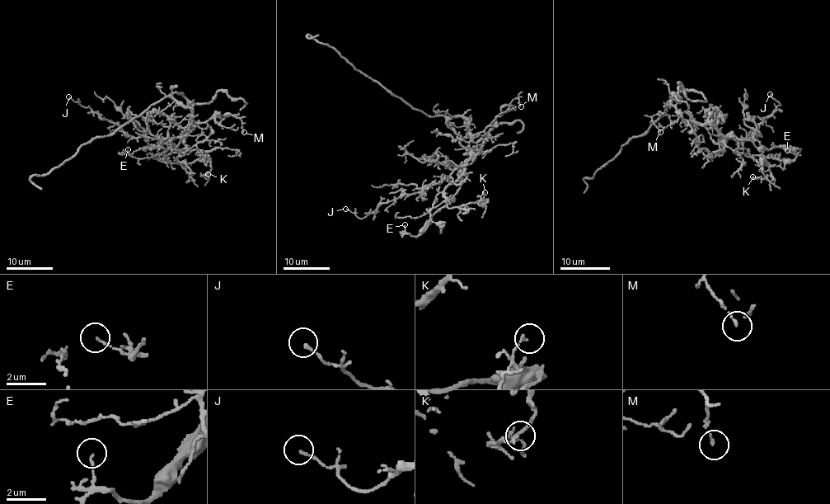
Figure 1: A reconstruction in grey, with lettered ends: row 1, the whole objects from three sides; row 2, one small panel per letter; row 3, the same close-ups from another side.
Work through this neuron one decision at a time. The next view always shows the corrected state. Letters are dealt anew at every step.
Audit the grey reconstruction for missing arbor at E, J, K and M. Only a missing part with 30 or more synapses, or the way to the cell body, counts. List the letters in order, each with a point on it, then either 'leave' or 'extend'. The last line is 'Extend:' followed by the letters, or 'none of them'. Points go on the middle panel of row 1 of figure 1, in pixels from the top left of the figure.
E: place (405, 224); leave
J: place (345, 209); leave
K: place (485, 192); leave
M: place (521, 106); leave
Extend: none of them

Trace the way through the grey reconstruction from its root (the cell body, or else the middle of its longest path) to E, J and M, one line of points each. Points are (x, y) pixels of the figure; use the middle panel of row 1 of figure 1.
E: (456, 116), (469, 122), (470, 130), (470, 157), (461, 167), (461, 188), (416, 236), (405, 232), (405, 224)
J: (456, 116), (469, 122), (470, 156), (446, 178), (428, 184), (420, 192), (383, 203), (363, 218), (345, 209)
M: (456, 116), (463, 116), (469, 122), (470, 131), (477, 134), (513, 99), (519, 101), (521, 106)

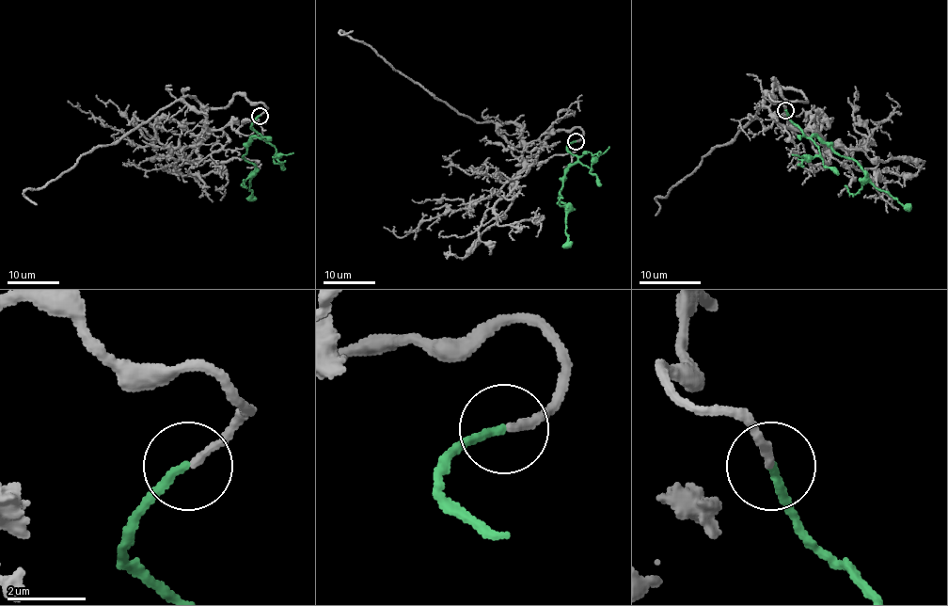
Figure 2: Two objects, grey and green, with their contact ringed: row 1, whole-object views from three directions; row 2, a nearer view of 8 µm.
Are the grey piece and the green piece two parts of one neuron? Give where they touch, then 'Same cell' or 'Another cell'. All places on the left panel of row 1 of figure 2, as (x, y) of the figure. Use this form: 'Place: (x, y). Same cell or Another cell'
Place: (260, 116). Same cell

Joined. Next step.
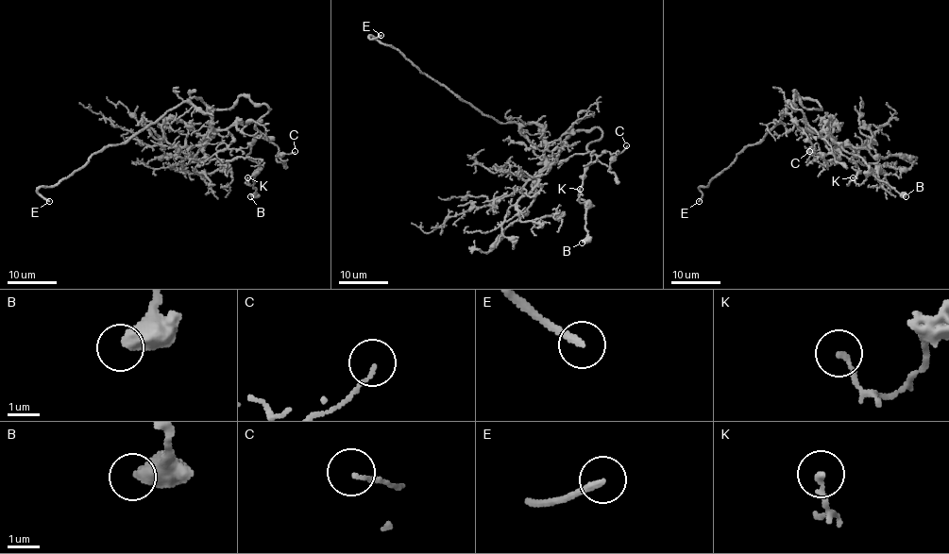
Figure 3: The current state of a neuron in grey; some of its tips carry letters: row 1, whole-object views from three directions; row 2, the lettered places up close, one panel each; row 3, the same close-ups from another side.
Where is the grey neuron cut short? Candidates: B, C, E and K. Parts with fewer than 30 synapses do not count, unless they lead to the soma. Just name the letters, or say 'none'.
E

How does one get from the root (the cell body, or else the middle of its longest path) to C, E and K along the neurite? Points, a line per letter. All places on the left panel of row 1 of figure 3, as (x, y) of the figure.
C: (199, 98), (212, 109), (230, 108), (240, 95), (263, 103), (270, 109), (255, 126), (279, 154), (295, 151)
E: (199, 98), (168, 109), (127, 141), (98, 150), (57, 184), (41, 186), (37, 191), (49, 201)
K: (199, 98), (227, 109), (246, 95), (270, 109), (255, 126), (264, 138), (246, 155), (259, 165), (247, 177)

